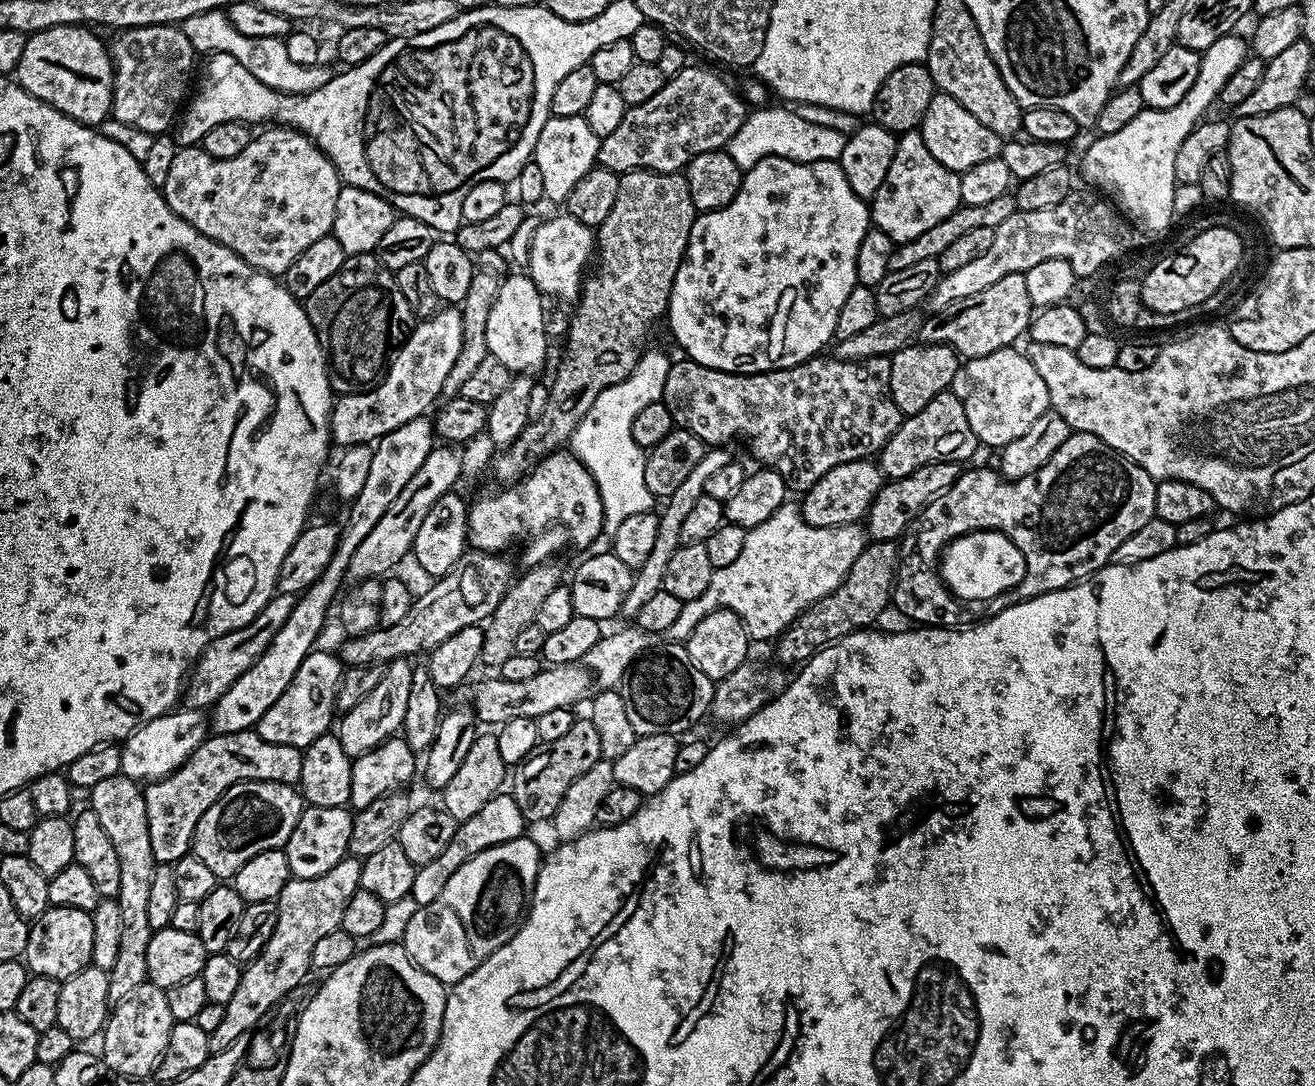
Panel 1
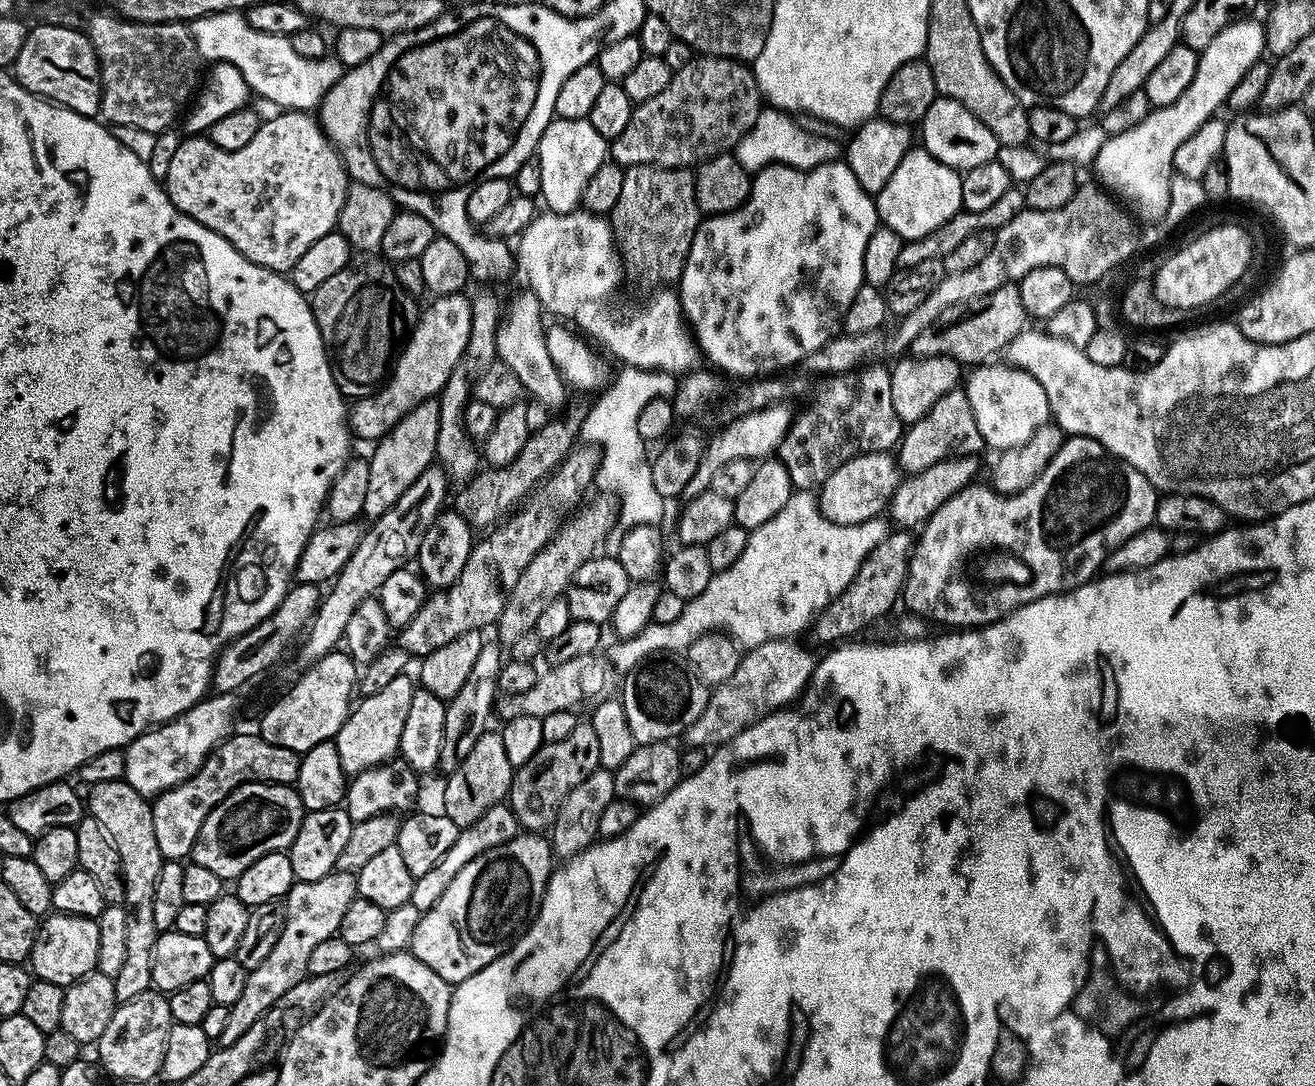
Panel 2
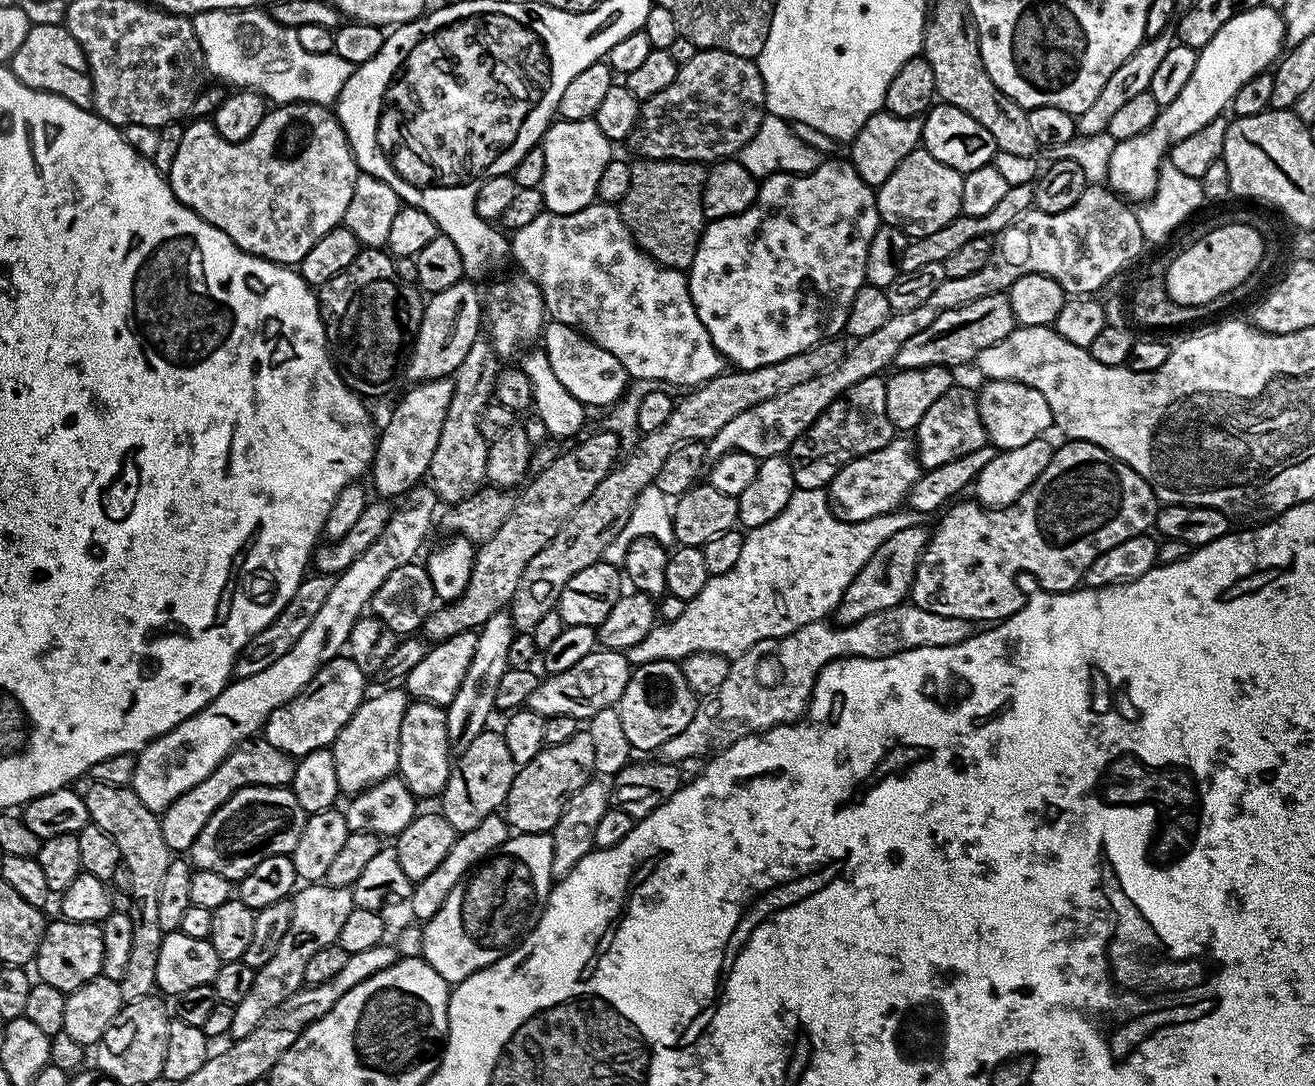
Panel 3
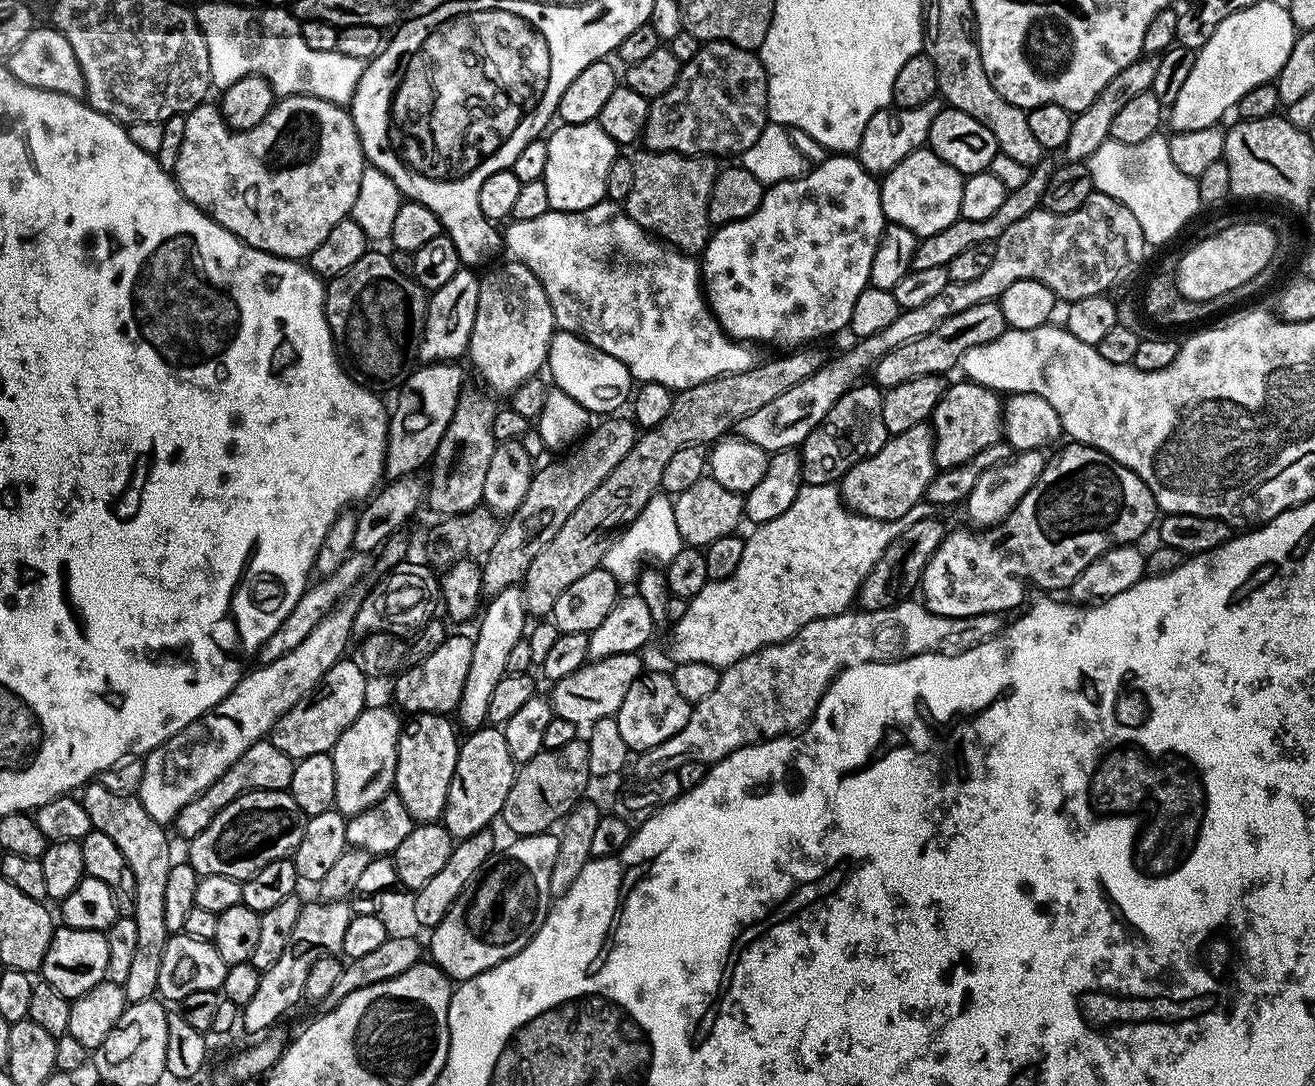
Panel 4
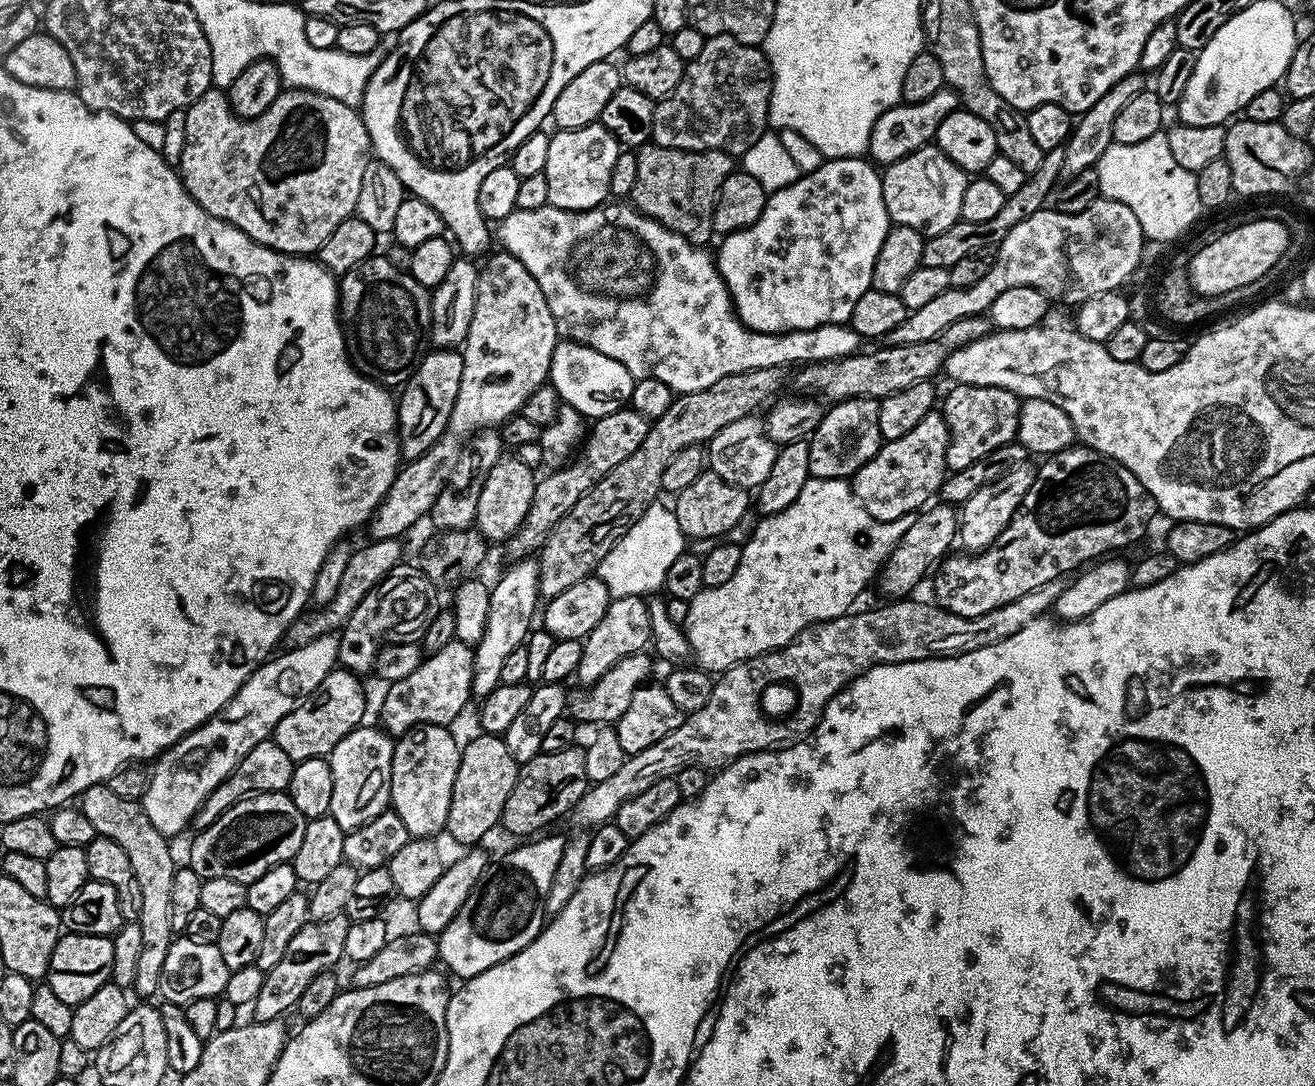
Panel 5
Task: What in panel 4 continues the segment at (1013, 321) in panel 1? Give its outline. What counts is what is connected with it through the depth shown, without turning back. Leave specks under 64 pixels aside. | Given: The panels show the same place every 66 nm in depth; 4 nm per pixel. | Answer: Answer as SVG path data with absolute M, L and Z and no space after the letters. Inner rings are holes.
M983 300L978 306L970 306L942 322L930 334L922 334L922 338L914 338L914 342L906 342L906 346L898 346L898 350L890 350L873 367L870 376L877 388L887 390L894 386L902 386L902 382L910 382L919 376L939 376L948 374L960 363L962 354L973 346L986 346L986 342L994 342L1008 329L999 303Z

